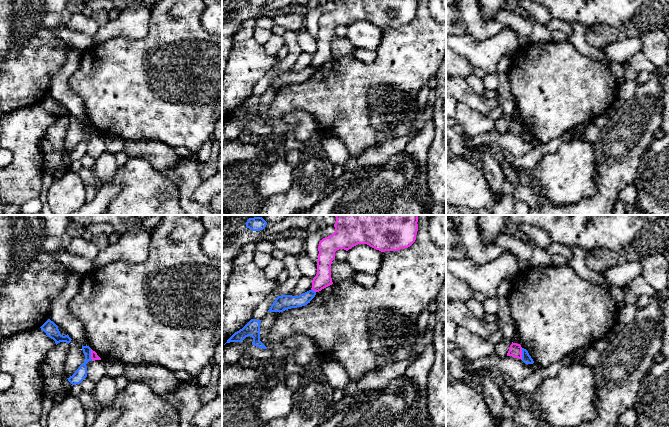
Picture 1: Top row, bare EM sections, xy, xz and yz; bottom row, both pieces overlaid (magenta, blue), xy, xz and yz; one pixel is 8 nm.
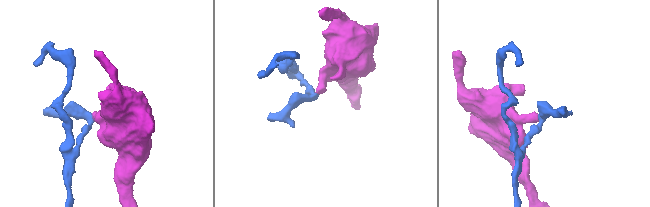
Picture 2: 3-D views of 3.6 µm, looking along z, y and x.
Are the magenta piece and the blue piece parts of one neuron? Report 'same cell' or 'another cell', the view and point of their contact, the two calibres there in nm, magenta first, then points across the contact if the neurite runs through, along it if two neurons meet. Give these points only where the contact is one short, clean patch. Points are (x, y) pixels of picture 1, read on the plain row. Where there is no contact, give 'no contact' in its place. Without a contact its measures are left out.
another cell | xy (91, 130) | 60/100 nm | along xy (90, 125), (90, 133), (92, 135)

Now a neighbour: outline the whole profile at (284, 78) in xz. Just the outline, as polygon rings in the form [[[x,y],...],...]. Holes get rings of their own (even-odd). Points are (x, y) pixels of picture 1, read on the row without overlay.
[[[311,65],[299,72],[292,72],[292,71],[278,72],[271,81],[268,88],[280,89],[291,84],[305,82],[308,79],[310,79],[310,77],[315,73],[315,71],[316,68]]]

